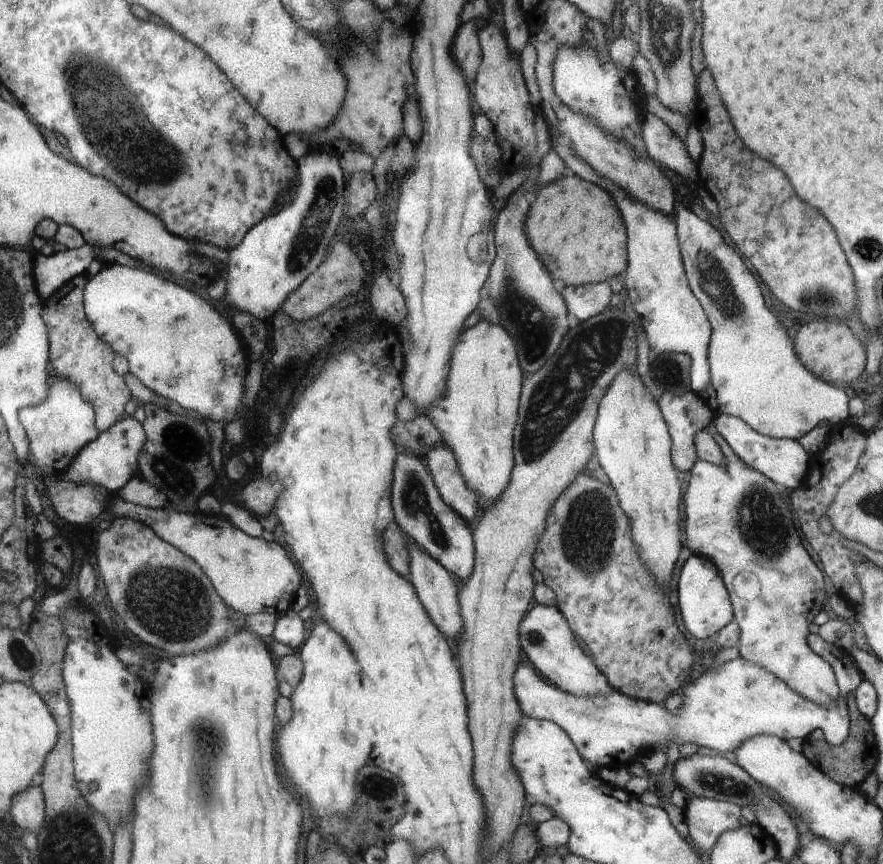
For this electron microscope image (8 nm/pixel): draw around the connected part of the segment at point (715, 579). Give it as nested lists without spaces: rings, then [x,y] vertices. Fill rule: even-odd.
[[[690,556],[682,568],[678,592],[684,624],[696,638],[710,638],[712,634],[717,634],[733,621],[734,611],[729,592],[711,560],[706,560],[702,556]]]

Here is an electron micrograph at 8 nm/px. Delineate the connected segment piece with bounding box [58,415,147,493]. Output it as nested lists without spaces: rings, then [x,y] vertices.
[[[126,415],[124,420],[114,423],[107,431],[99,433],[96,440],[83,446],[58,480],[97,485],[115,493],[132,477],[138,476],[137,458],[146,441],[143,424],[133,416]]]

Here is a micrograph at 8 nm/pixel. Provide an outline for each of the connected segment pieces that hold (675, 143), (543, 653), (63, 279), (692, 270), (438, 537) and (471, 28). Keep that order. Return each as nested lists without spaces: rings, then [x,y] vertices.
[[[645,112],[641,124],[642,136],[644,139],[645,149],[650,160],[656,162],[663,169],[674,170],[678,174],[685,176],[689,181],[700,181],[697,164],[690,158],[685,141],[682,141],[662,119]]]
[[[537,605],[529,611],[519,624],[519,641],[524,654],[533,667],[550,683],[564,692],[579,697],[604,697],[614,688],[603,672],[598,670],[593,658],[587,656],[574,639],[565,616],[555,607]]]
[[[90,245],[77,249],[66,249],[45,257],[40,252],[33,254],[33,279],[40,300],[46,300],[63,284],[86,273],[96,251]]]
[[[684,205],[678,208],[676,216],[685,275],[711,326],[709,388],[697,394],[715,416],[738,417],[758,434],[796,440],[820,422],[833,426],[850,418],[846,393],[800,364],[792,340],[766,307],[758,280],[736,250],[724,241],[722,233]]]
[[[405,453],[396,455],[391,505],[395,521],[414,540],[414,544],[437,560],[448,572],[454,572],[458,578],[466,580],[471,577],[475,565],[472,524],[442,500],[432,477],[417,457]]]
[[[468,21],[456,29],[449,46],[449,53],[472,92],[472,84],[481,63],[481,50],[474,21]]]

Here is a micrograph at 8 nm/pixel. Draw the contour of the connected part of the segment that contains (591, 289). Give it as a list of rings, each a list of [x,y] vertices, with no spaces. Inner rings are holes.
[[[609,282],[568,285],[562,290],[566,308],[578,320],[588,320],[600,312],[604,312],[614,295]]]

